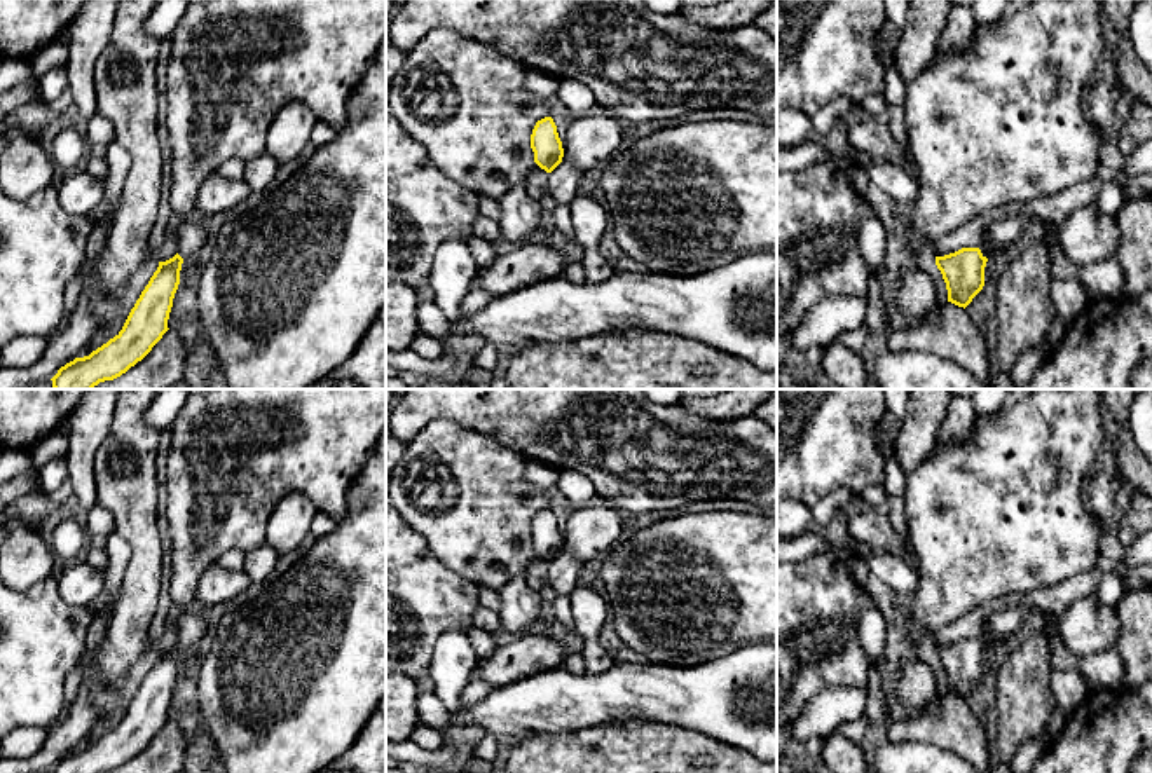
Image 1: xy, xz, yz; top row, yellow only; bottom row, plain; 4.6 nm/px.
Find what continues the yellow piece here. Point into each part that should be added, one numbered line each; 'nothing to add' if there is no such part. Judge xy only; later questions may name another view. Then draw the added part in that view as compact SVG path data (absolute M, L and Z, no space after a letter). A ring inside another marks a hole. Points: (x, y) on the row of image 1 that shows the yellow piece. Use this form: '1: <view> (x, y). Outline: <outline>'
1: xy (194, 234). Outline: M194 213L180 223L178 255L185 260L197 253L213 239L206 218Z

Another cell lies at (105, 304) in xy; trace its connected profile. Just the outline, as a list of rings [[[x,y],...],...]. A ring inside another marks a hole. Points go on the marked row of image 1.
[[[99,257],[93,260],[84,260],[79,267],[79,277],[82,283],[82,293],[89,297],[89,304],[98,319],[98,328],[113,321],[120,311],[120,290],[108,291],[99,283],[98,276]]]

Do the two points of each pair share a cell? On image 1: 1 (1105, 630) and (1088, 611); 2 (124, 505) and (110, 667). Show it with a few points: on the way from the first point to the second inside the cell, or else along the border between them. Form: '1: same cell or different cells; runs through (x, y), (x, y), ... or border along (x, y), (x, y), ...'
1: same cell; runs through (1100, 625), (1091, 616)
2: same cell; runs through (140, 545), (140, 590), (128, 627)

